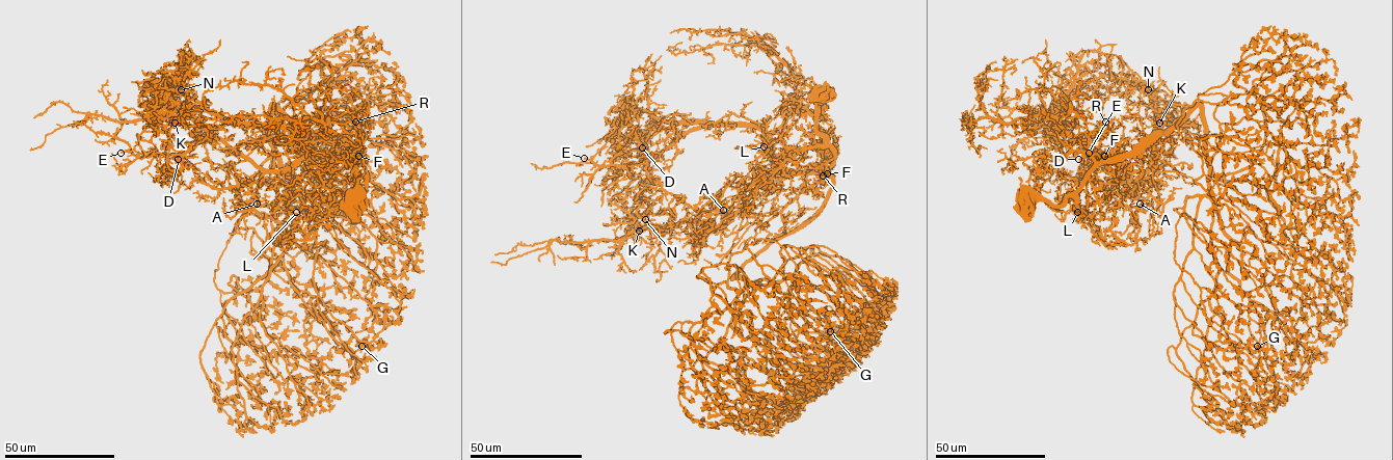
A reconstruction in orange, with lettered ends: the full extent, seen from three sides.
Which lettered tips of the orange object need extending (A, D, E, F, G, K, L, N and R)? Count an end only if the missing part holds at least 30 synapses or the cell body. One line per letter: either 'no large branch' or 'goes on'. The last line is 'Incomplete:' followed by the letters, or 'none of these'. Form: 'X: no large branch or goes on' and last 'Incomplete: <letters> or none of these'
A: no large branch
D: no large branch
E: goes on
F: no large branch
G: no large branch
K: no large branch
L: no large branch
N: no large branch
R: no large branch
Incomplete: E

